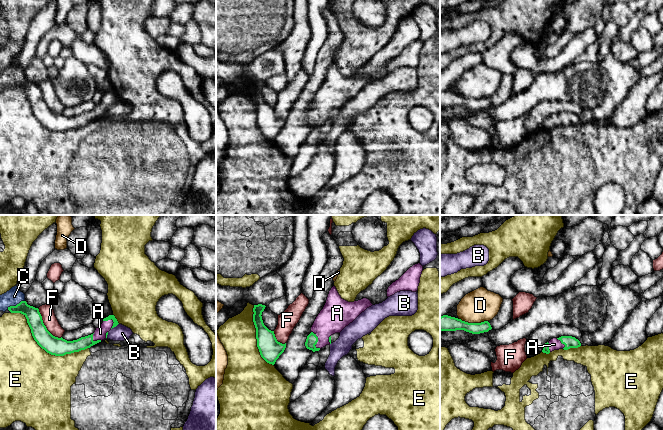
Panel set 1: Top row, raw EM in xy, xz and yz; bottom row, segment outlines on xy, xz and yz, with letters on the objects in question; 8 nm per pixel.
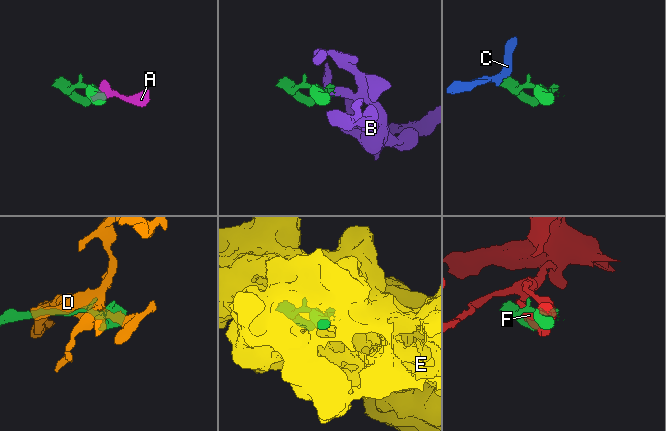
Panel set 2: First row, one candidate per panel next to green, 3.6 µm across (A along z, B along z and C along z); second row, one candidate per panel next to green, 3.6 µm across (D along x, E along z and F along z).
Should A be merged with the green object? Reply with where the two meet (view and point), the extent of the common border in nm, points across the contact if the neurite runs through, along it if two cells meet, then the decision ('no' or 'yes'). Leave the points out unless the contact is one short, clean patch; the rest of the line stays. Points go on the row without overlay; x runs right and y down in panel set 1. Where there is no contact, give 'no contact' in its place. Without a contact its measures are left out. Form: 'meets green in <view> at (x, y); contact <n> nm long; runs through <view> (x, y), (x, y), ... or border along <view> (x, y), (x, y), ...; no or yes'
meets green in xz at (317, 117); contact 160 nm long; yes

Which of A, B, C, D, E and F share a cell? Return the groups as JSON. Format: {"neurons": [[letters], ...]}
{"neurons": [["A", "C"], ["B"], ["D"], ["E"], ["F"]]}

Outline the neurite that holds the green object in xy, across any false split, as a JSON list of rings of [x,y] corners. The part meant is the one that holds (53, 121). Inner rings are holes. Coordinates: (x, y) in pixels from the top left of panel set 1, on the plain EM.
[[[17,61],[0,71],[0,87],[5,88],[7,85],[11,89],[23,90],[37,120],[47,129],[55,132],[64,132],[90,124],[106,115],[108,108],[119,100],[114,91],[109,91],[91,111],[73,117],[55,113],[44,101],[39,85],[27,80],[25,70],[19,66]]]

